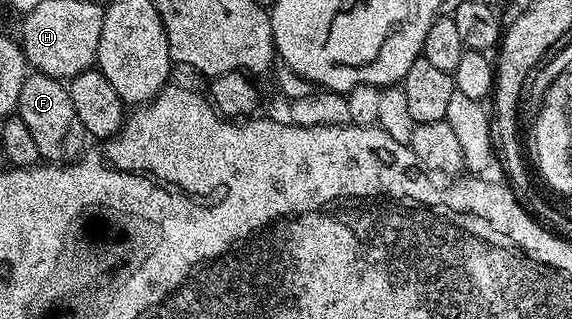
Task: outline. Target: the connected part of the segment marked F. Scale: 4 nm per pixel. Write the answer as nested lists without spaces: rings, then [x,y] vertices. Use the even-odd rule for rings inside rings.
[[[43,73],[28,74],[21,87],[17,115],[28,124],[42,160],[64,164],[76,160],[82,154],[87,134],[80,119],[77,118],[77,111],[73,108],[73,101],[69,97],[64,82],[57,81]]]

